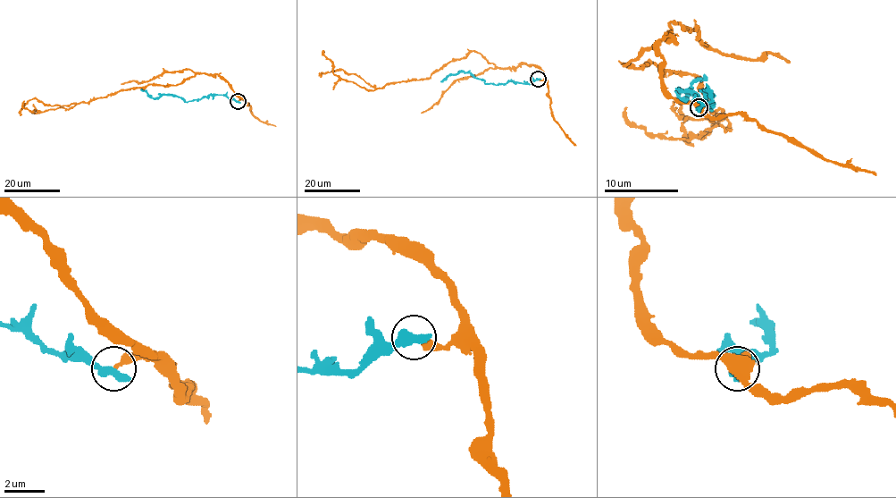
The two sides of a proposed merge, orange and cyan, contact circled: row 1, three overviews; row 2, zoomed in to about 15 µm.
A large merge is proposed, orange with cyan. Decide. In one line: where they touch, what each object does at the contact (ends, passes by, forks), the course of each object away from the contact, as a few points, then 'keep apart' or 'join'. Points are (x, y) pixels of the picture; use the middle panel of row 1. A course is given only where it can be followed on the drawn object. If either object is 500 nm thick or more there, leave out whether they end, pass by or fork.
at (538, 79); orange runs (538, 79), (545, 74), (536, 66), (497, 67), (471, 51), (430, 77), (365, 89), (333, 73), (324, 52); cyan runs (538, 79), (530, 83), (485, 83), (469, 73), (459, 71), (448, 75), (440, 81); keep apart

